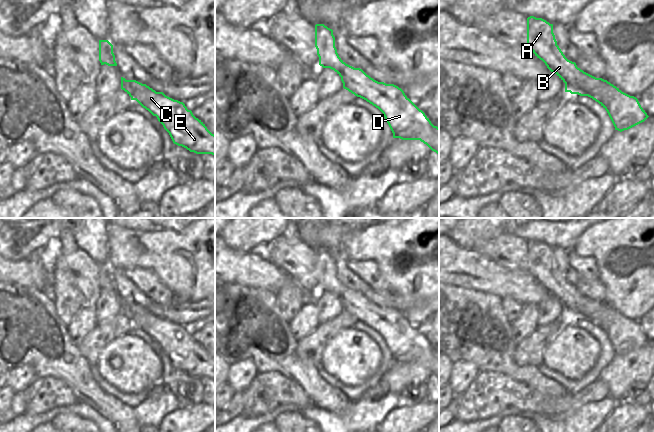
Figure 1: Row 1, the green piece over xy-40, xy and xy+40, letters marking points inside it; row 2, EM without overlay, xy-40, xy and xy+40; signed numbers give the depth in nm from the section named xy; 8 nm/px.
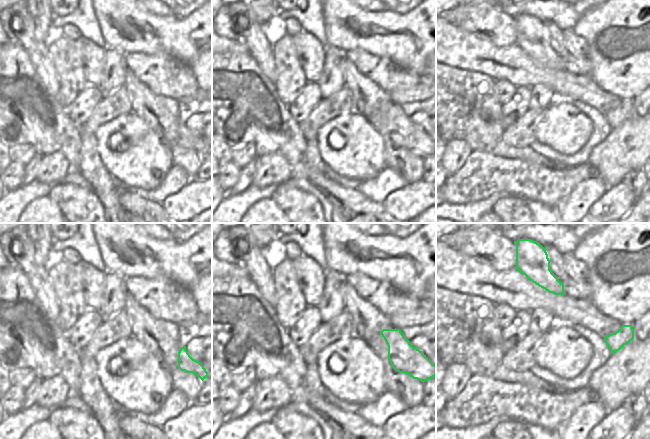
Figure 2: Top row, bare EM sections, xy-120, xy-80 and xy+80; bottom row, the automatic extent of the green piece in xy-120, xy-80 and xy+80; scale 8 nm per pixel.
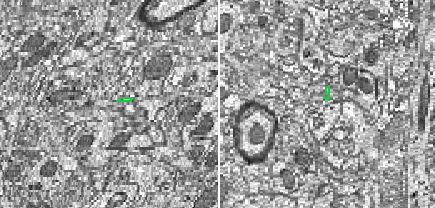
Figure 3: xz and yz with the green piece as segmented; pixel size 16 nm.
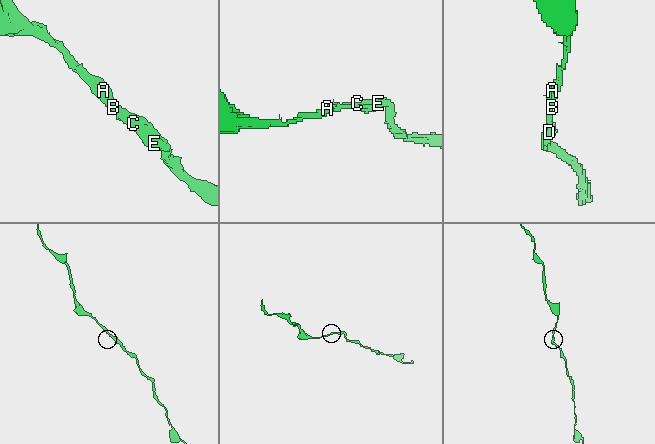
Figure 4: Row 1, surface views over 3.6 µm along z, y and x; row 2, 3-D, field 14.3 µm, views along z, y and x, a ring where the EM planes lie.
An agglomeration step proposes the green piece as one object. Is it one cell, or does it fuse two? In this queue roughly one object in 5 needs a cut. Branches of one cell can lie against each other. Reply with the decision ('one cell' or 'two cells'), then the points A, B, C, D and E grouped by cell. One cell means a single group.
one cell | A B C D E

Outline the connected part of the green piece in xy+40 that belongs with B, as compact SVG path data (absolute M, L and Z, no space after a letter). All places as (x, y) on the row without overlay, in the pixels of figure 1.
M527 242L527 272L565 307L565 316L588 320L598 326L607 335L615 354L628 354L649 341L636 321L584 296L568 284L557 269L553 248L546 244Z

